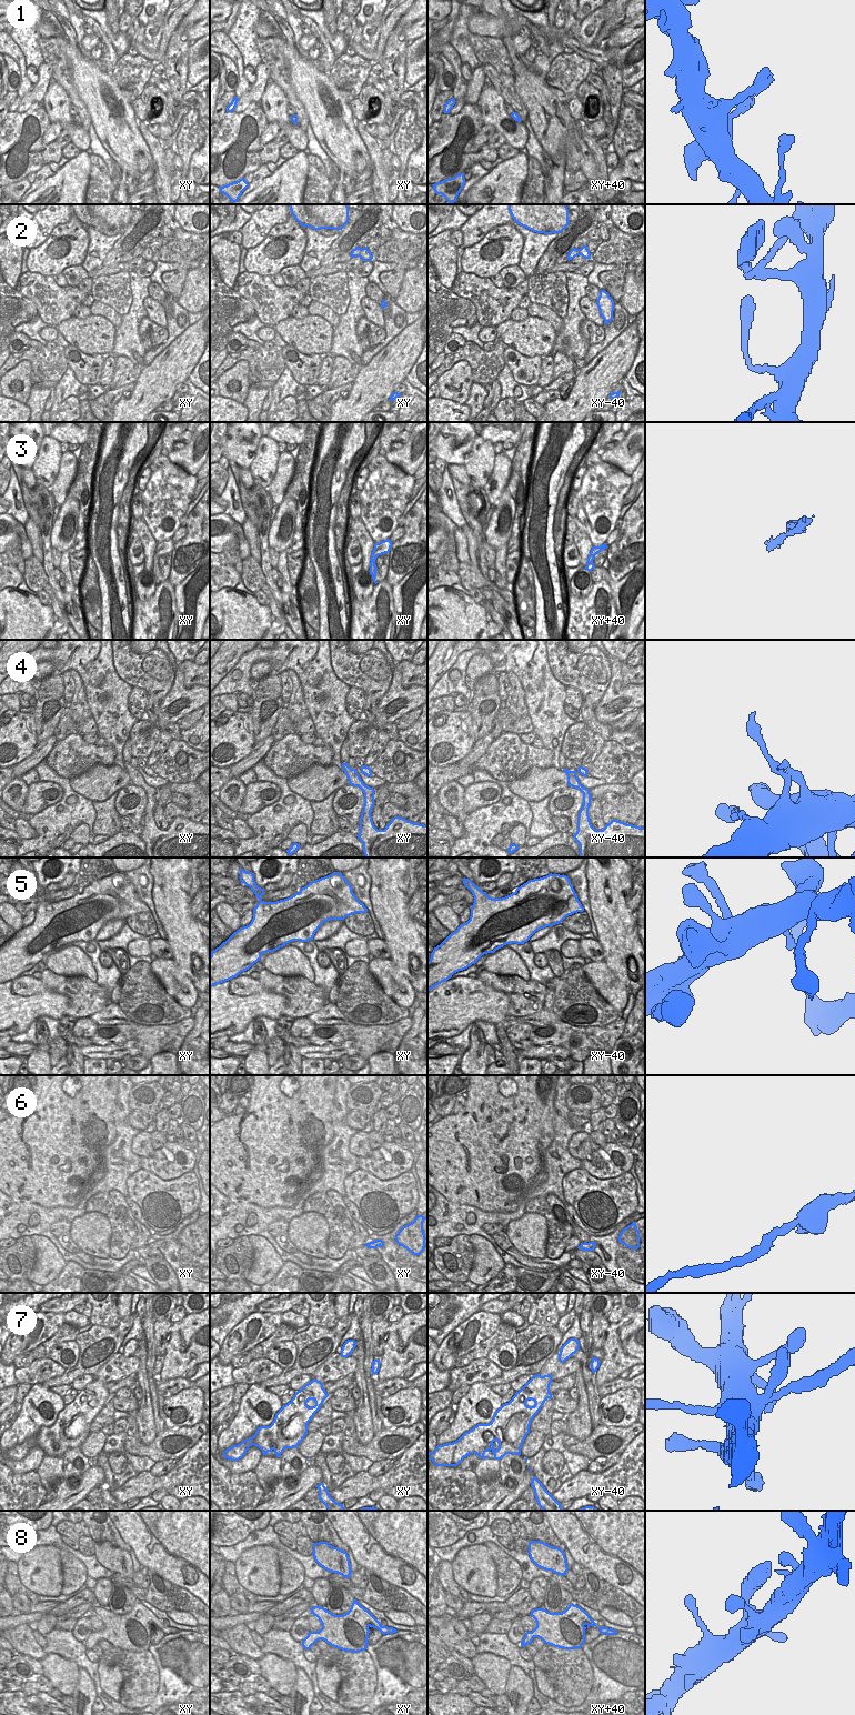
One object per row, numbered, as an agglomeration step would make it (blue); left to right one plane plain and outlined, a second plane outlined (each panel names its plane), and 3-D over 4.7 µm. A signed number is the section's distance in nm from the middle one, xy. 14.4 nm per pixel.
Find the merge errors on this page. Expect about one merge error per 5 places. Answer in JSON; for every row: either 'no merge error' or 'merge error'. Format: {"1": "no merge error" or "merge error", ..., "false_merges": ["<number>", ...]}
{"1": "no merge error", "2": "no merge error", "3": "merge error", "4": "merge error", "5": "no merge error", "6": "no merge error", "7": "no merge error", "8": "no merge error", "false_merges": ["3", "4"]}

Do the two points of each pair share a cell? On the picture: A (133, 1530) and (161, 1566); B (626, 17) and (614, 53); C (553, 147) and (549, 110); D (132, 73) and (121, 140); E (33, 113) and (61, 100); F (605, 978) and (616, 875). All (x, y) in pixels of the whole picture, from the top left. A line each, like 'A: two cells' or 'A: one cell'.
A: one cell
B: two cells
C: one cell
D: two cells
E: two cells
F: two cells

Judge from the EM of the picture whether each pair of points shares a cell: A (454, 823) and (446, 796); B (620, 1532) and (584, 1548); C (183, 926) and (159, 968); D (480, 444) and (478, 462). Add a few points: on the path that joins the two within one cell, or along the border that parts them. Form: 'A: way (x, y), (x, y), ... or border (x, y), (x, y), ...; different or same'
A: border (449, 813), (462, 823); different
B: way (611, 1532), (601, 1532), (593, 1540); same
C: border (171, 959), (189, 978); different
D: way (480, 449), (480, 458); same

